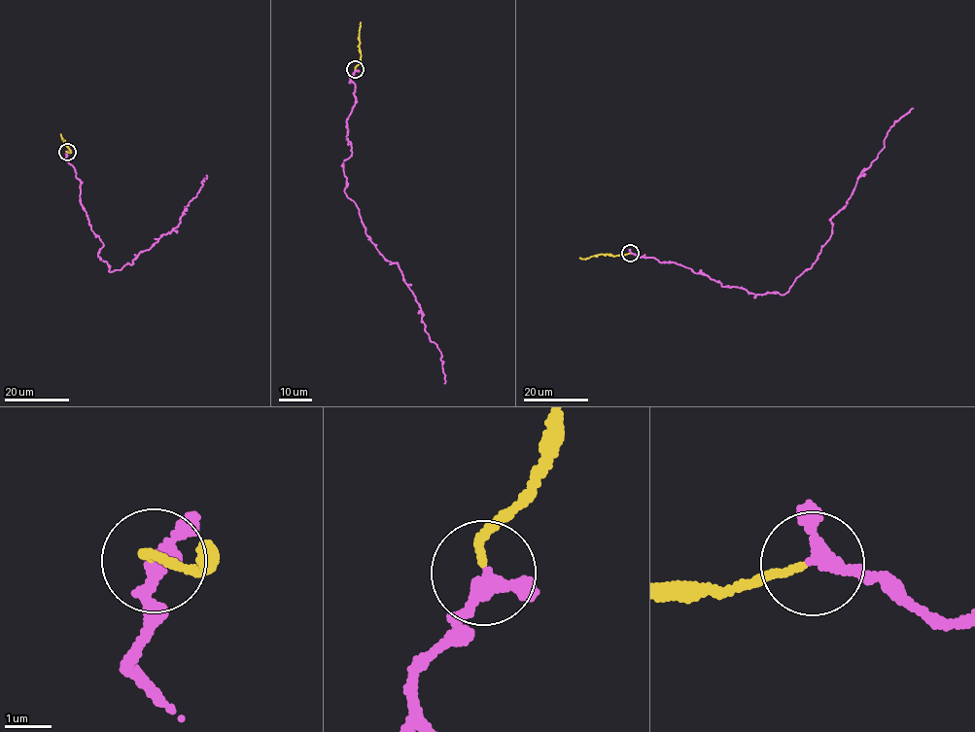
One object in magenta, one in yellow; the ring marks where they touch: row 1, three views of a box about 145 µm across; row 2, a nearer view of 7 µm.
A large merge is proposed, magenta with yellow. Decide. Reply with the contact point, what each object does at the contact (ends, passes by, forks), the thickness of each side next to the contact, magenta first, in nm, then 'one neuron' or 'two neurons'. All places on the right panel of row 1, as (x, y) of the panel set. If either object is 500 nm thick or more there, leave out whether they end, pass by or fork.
place (630, 253); magenta passes by; yellow ends; calibres 280 and 160 nm; one neuron

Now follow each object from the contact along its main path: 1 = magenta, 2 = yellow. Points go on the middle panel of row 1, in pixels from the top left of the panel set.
1: (355, 70), (344, 192), (365, 233), (398, 265), (412, 293), (425, 331), (441, 352), (444, 383)
2: (355, 69), (361, 56), (361, 22)

